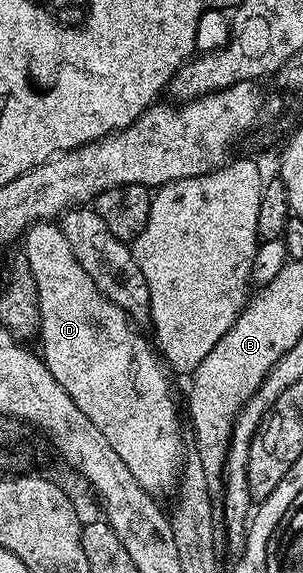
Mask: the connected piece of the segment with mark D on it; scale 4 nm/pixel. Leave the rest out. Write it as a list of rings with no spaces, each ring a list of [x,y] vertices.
[[[45,221],[28,228],[22,236],[22,250],[30,265],[30,273],[34,273],[34,285],[38,285],[38,297],[40,298],[38,343],[44,346],[42,358],[44,364],[50,369],[50,373],[54,373],[54,381],[58,381],[58,385],[62,385],[62,389],[66,389],[66,393],[70,393],[74,405],[78,405],[78,409],[82,409],[82,413],[86,413],[86,417],[90,417],[90,421],[94,421],[94,425],[98,425],[102,437],[106,437],[106,441],[110,441],[114,453],[118,453],[118,457],[122,457],[126,469],[130,469],[130,473],[134,473],[134,481],[138,481],[138,485],[142,485],[142,489],[146,489],[146,493],[152,495],[153,499],[157,501],[163,500],[163,495],[171,496],[182,466],[182,454],[180,455],[180,415],[182,419],[182,411],[181,408],[180,411],[176,408],[176,399],[172,396],[172,383],[168,380],[170,371],[163,358],[158,354],[157,348],[150,342],[149,336],[147,339],[140,332],[143,330],[128,318],[127,313],[118,309],[118,305],[114,305],[114,301],[106,298],[98,289],[98,285],[94,285],[94,281],[90,281],[90,273],[86,273],[86,269],[82,269],[82,265],[78,265],[78,257],[74,257],[74,249],[70,249],[70,241],[66,241],[62,229],[55,222]]]

